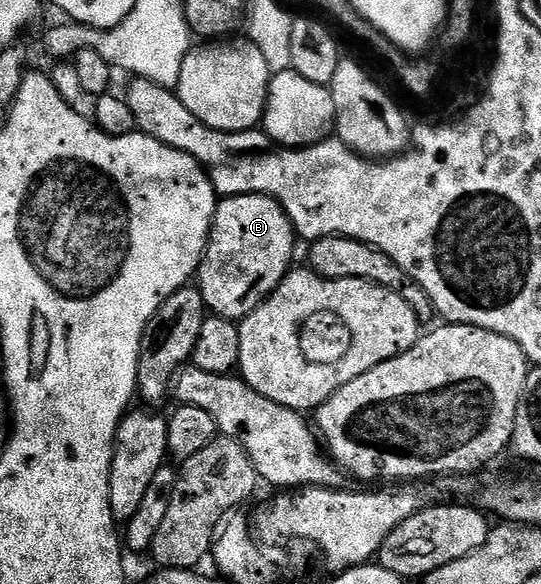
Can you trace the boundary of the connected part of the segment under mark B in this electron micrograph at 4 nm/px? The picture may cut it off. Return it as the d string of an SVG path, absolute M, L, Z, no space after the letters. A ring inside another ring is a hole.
M228 195L215 206L210 239L196 286L210 315L241 321L262 304L291 270L296 232L286 211L267 195Z

